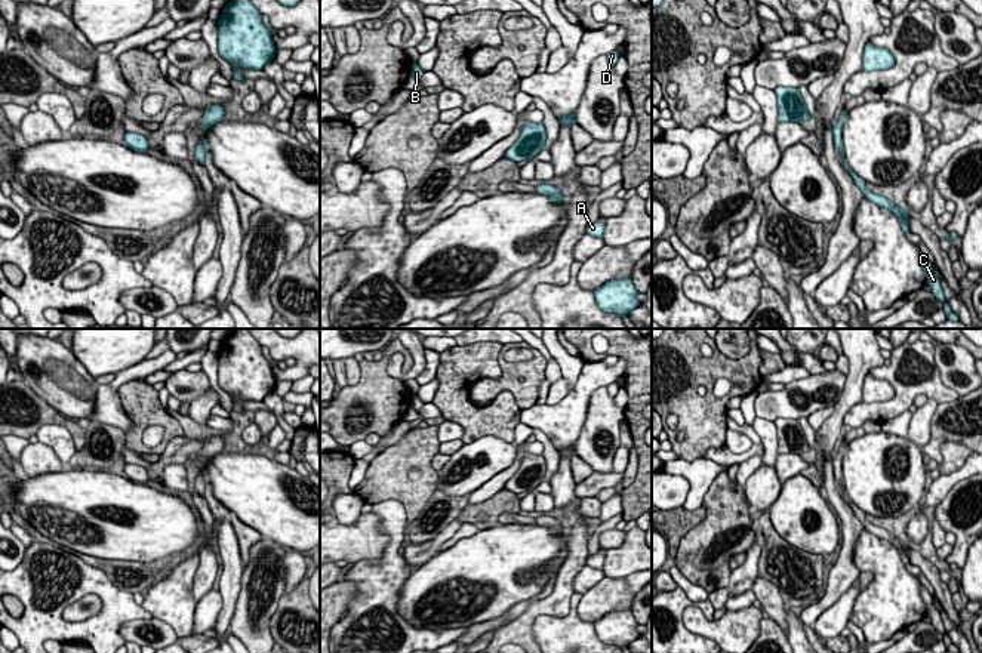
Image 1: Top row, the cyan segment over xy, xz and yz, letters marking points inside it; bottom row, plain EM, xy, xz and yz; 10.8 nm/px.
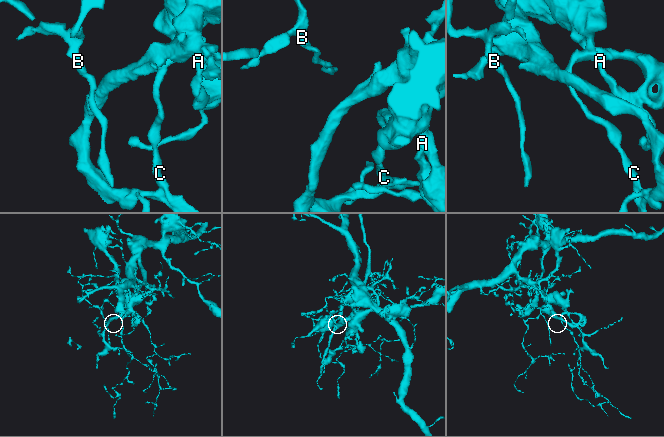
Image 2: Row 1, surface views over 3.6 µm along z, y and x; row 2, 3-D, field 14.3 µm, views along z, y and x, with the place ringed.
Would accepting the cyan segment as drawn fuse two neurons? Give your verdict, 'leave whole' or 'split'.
leave whole

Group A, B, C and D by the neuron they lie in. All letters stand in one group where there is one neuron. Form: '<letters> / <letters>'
A B C D

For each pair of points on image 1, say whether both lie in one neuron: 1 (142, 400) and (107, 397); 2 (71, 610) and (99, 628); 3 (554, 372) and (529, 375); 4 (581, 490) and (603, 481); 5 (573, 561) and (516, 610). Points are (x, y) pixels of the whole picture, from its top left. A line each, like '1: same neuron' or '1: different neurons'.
1: different neurons
2: different neurons
3: different neurons
4: same neuron
5: different neurons

